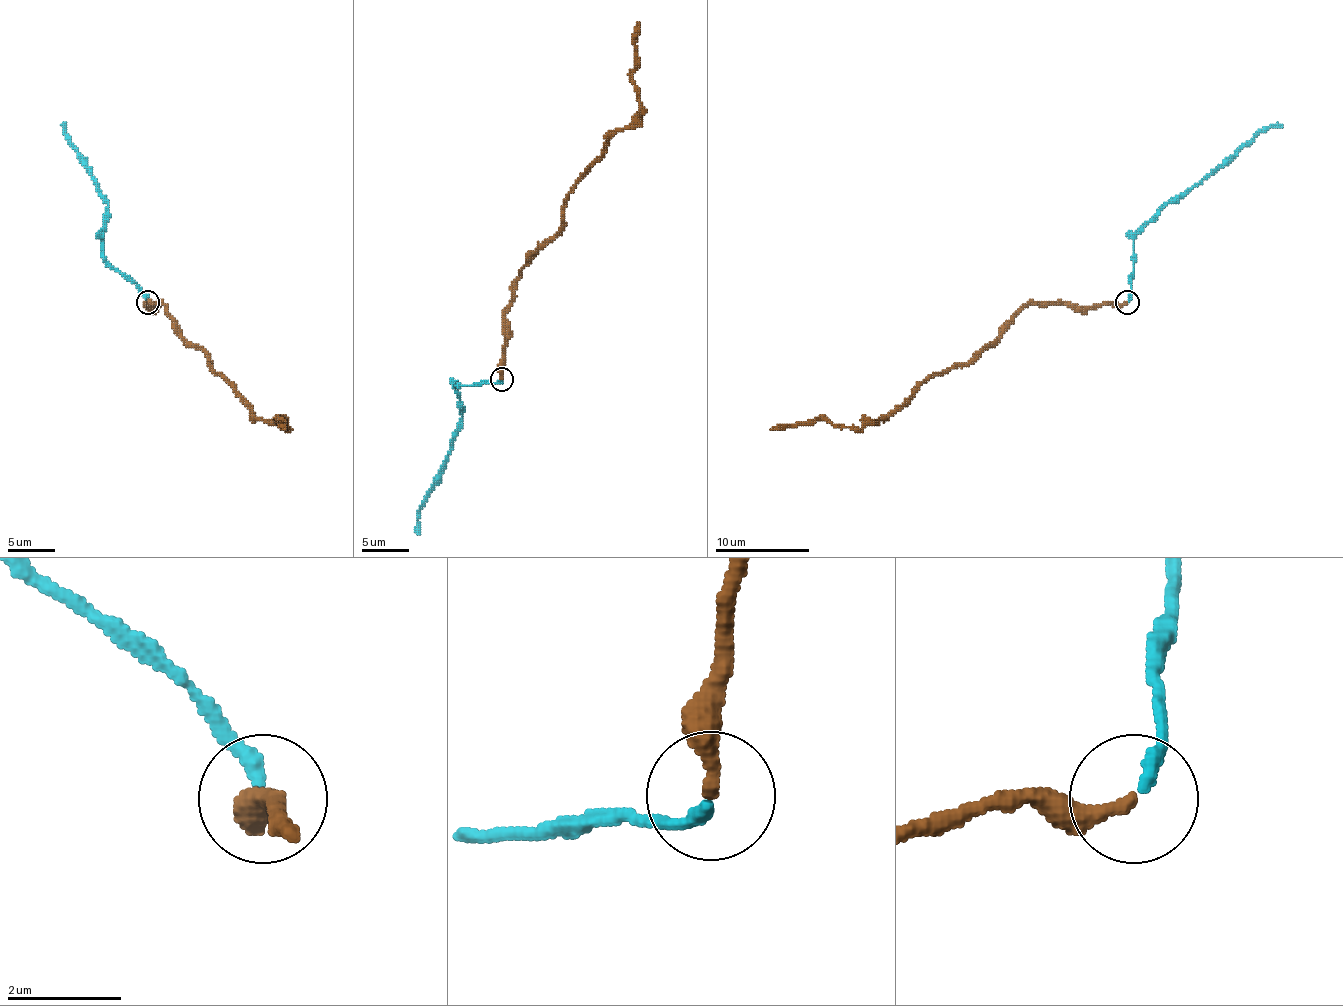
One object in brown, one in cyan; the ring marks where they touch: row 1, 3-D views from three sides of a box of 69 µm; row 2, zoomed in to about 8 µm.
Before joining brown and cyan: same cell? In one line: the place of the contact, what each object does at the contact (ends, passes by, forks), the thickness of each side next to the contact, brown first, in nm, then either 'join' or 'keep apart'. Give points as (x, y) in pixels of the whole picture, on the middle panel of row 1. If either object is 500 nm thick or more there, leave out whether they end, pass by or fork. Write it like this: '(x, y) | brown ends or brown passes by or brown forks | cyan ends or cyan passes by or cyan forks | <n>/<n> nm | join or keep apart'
(502, 379) | brown ends | cyan ends | 260/240 nm | join

